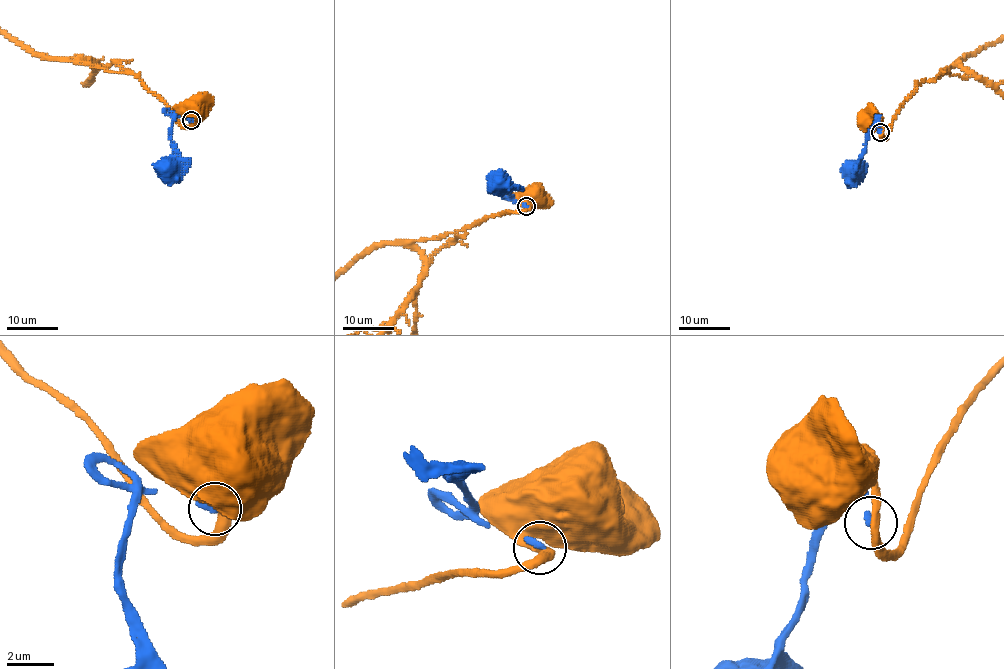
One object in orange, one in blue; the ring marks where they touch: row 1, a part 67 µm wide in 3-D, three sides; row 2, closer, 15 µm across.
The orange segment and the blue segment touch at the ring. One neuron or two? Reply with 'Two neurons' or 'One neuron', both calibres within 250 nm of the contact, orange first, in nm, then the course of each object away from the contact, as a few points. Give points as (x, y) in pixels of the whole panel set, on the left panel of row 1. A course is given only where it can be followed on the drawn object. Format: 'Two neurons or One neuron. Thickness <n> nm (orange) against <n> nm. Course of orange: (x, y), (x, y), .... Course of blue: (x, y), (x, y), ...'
Two neurons. Thickness 400 nm (orange) against 280 nm. Course of orange: (192, 121), (189, 107), (191, 106). Course of blue: (190, 121), (174, 117), (171, 130), (173, 161), (169, 167)

